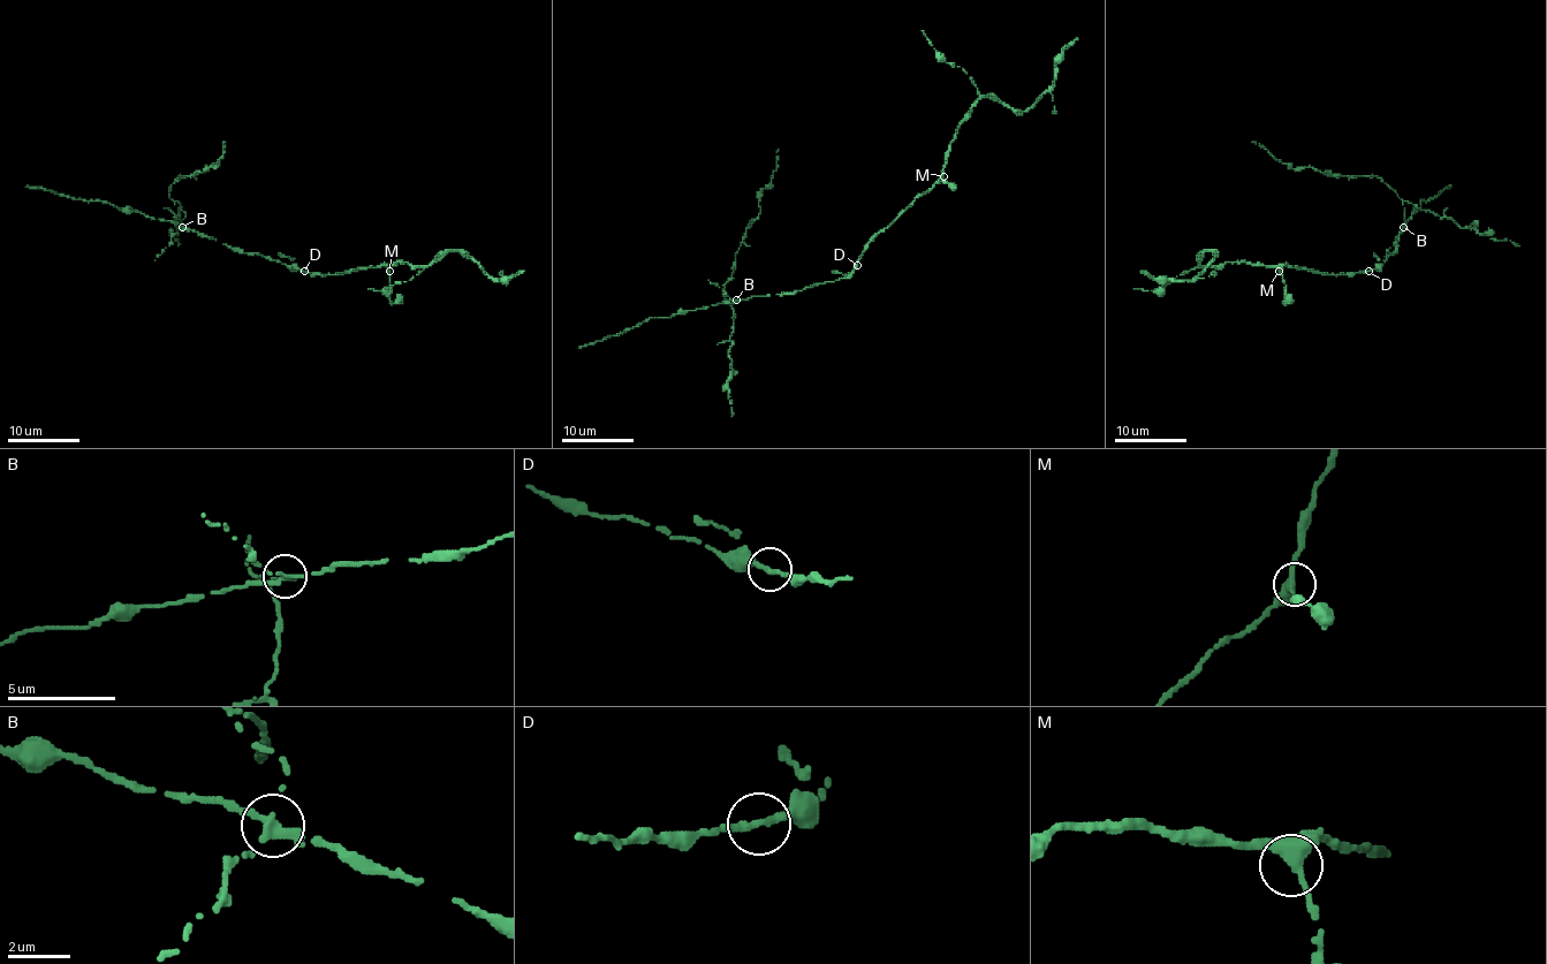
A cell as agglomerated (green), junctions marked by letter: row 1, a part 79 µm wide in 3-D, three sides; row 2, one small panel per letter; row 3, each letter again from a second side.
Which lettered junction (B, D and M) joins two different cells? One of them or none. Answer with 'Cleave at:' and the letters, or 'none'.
Cleave at: B

